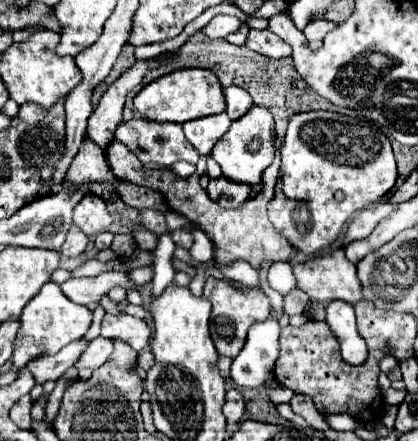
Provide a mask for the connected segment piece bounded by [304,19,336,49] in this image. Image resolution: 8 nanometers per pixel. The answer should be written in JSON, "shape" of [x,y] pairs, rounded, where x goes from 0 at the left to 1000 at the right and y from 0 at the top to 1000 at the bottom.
{"shape":[[[761,43],[761,48],[742,52],[742,57],[727,66],[727,79],[732,79],[742,107],[746,107],[746,111],[770,107],[775,79],[780,79],[789,66],[799,66],[799,61],[804,61],[804,52],[799,52],[799,48],[780,48],[780,43]]]}

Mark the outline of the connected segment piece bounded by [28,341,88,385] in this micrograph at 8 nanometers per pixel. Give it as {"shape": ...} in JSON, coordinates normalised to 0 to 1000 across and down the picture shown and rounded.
{"shape":[[[177,773],[134,805],[100,805],[91,814],[77,814],[67,837],[77,841],[86,868],[105,873],[110,864],[134,864],[139,855],[148,855],[153,841],[177,828],[177,814],[187,814],[187,805],[206,791],[206,782],[206,773]]]}

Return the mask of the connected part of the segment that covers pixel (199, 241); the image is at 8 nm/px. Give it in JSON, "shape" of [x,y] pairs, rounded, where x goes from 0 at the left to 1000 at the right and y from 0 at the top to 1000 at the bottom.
{"shape":[[[445,510],[440,519],[450,519],[450,524],[464,528],[464,556],[455,560],[455,578],[464,587],[474,587],[474,592],[507,592],[507,578],[512,578],[507,546],[478,519],[464,519],[455,510]]]}

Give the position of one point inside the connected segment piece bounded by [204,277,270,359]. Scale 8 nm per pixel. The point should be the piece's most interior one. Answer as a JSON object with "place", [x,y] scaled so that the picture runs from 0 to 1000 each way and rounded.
{"place":[555,705]}

